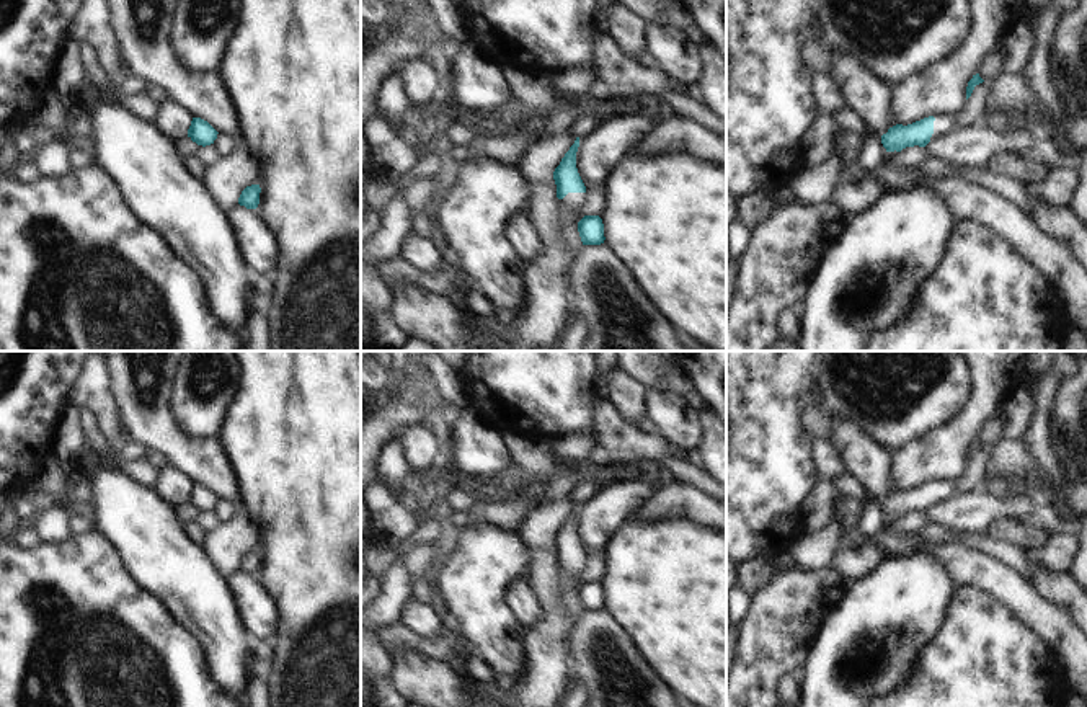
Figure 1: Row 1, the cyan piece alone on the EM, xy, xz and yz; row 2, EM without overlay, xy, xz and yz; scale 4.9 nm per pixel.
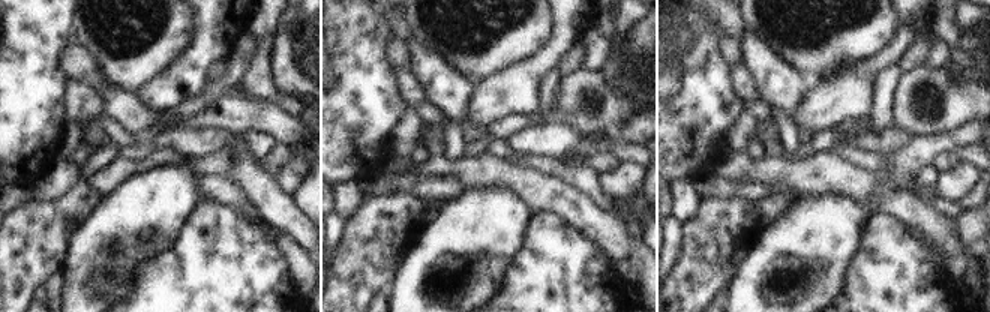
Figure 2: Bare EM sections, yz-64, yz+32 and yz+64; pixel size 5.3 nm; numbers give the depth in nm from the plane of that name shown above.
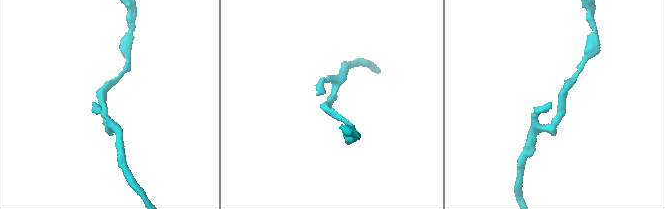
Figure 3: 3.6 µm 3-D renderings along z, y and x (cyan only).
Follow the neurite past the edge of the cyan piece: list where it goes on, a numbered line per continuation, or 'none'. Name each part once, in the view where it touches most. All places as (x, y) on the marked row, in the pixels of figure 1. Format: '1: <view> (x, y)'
1: xz (572, 201)

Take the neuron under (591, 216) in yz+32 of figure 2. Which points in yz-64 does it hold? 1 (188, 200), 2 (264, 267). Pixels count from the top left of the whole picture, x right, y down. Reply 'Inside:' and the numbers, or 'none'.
Inside: none

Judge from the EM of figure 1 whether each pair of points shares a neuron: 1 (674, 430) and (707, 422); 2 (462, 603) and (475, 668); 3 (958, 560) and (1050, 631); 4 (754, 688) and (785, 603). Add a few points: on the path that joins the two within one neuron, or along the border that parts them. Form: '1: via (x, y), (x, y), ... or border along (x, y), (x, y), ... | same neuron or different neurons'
1: border along (696, 410), (702, 430), (697, 446) | different neurons
2: border along (474, 655), (487, 665), (496, 681) | different neurons
3: via (981, 570), (1002, 582), (1029, 608) | same neuron
4: via (758, 666), (782, 624) | same neuron

